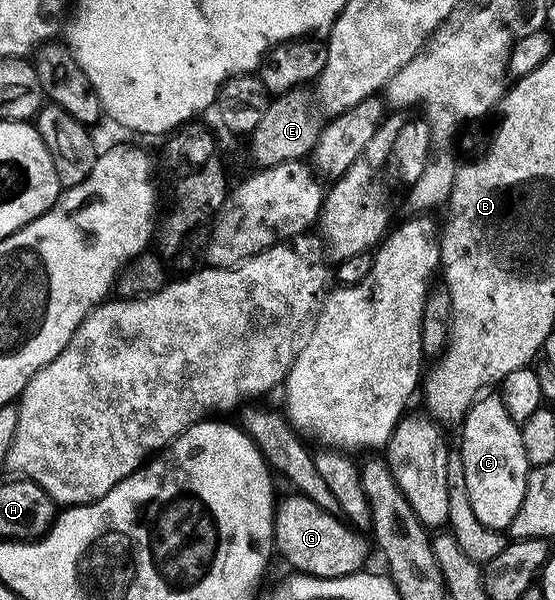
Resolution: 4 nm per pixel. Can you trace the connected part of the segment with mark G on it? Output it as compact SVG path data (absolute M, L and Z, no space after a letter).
M299 493L277 504L275 548L297 574L334 580L353 574L351 528Z

